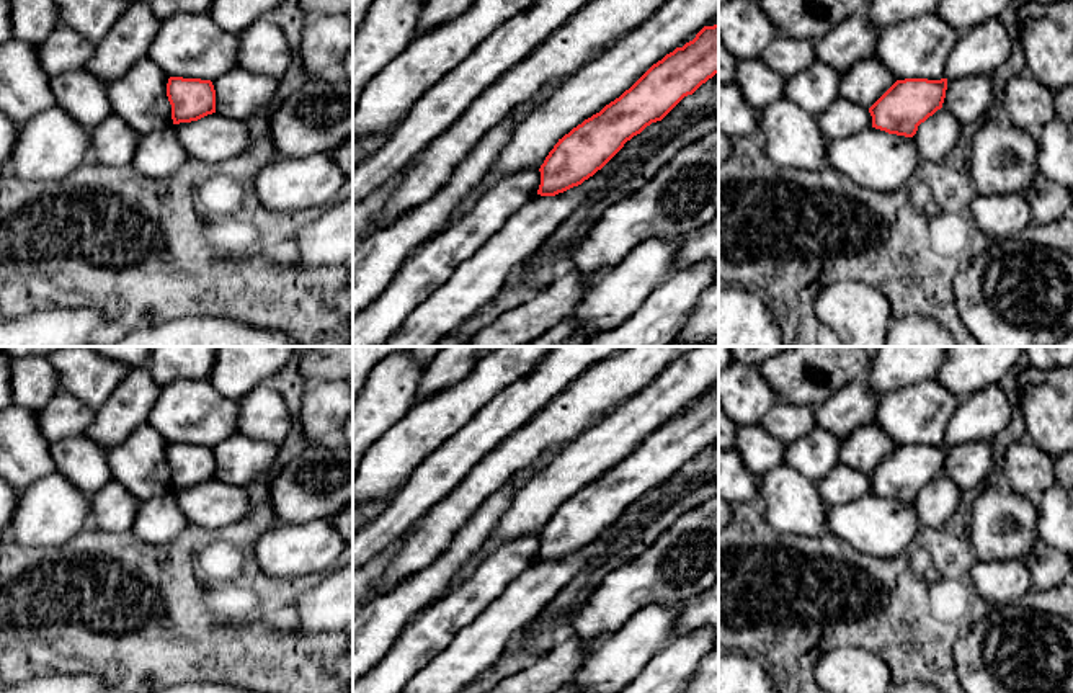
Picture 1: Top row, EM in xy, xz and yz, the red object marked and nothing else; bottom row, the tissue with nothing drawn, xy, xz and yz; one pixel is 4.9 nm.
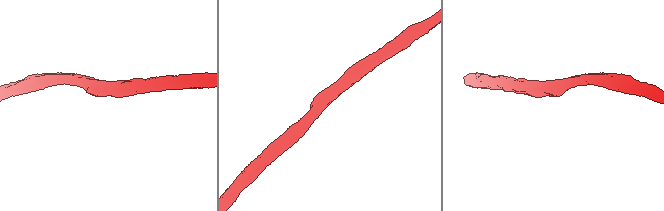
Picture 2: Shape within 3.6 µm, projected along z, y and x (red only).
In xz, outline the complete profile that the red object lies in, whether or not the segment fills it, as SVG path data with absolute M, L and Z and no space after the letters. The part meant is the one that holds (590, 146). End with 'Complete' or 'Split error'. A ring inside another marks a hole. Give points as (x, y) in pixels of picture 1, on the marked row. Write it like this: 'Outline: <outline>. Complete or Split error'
Outline: M719 25L704 26L692 41L653 64L629 90L565 134L541 165L537 194L555 196L601 170L634 136L661 121L684 96L719 74Z. Complete

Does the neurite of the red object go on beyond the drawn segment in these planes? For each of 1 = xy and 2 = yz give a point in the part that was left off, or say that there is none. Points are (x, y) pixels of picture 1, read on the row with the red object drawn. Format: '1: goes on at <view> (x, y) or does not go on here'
1: does not go on here
2: does not go on here

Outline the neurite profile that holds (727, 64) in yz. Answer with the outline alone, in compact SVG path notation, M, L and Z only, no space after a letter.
M719 38L719 83L735 83L737 62L738 59L728 52Z

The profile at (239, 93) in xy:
M234 69L212 80L216 90L216 114L245 121L256 110L273 101L278 78Z

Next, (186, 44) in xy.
M178 11L160 21L147 57L167 75L183 78L216 80L237 69L238 38L220 29L207 13Z

